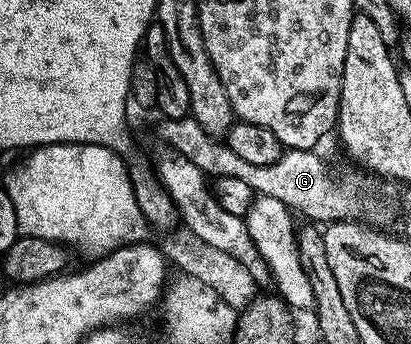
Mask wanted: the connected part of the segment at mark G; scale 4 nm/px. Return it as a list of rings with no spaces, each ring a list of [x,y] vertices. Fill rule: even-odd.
[[[192,116],[183,118],[165,118],[157,134],[165,141],[164,145],[170,150],[177,150],[191,164],[195,164],[210,179],[235,176],[235,180],[243,180],[251,184],[251,188],[263,198],[274,198],[288,206],[290,211],[298,215],[306,214],[308,221],[313,224],[328,224],[342,220],[357,220],[362,216],[361,210],[366,214],[368,221],[373,224],[381,224],[384,218],[389,218],[393,210],[384,206],[379,199],[373,198],[368,202],[361,195],[361,190],[353,182],[340,182],[329,171],[329,166],[317,155],[316,149],[290,150],[286,149],[281,158],[268,166],[267,164],[250,164],[249,161],[235,156],[231,148],[224,141],[215,140],[199,128],[199,124]]]

